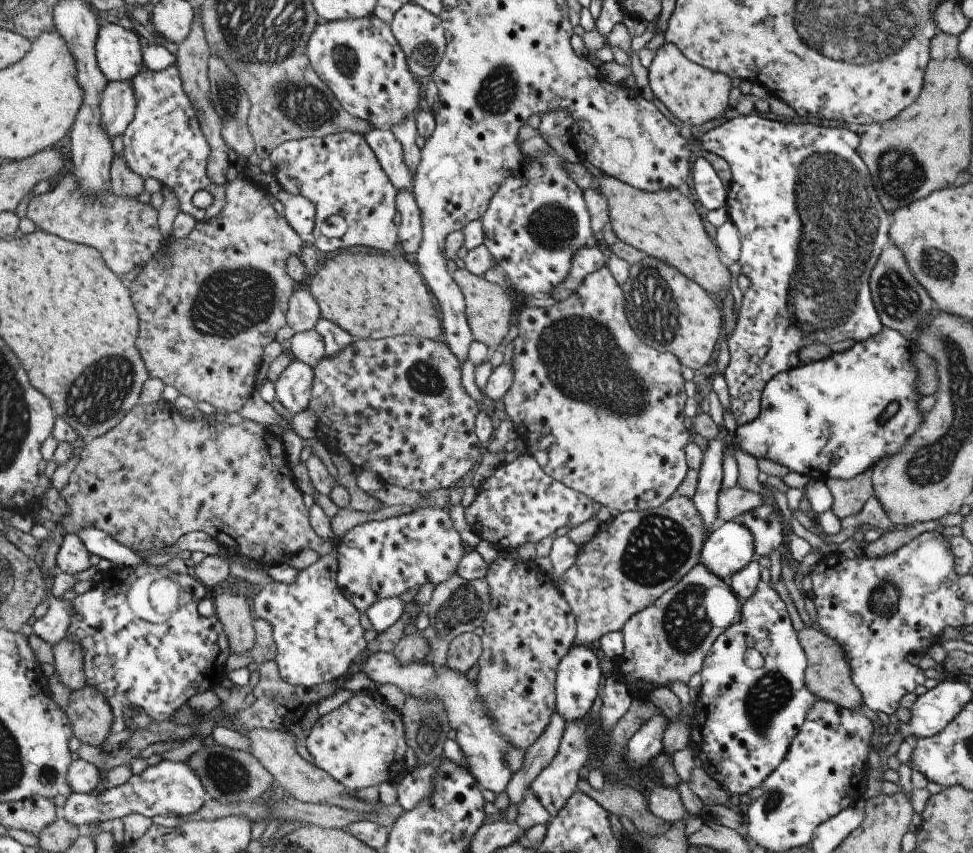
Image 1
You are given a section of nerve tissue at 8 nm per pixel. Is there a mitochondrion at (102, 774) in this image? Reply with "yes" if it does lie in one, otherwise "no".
no

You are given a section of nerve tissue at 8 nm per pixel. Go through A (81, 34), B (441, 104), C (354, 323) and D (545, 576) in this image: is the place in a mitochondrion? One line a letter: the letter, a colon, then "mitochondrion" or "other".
A: other
B: other
C: other
D: other

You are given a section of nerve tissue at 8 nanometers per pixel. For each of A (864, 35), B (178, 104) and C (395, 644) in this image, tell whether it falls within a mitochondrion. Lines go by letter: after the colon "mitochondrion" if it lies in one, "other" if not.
A: mitochondrion
B: other
C: other

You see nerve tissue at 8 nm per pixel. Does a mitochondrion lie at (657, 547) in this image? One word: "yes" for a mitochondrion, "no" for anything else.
yes

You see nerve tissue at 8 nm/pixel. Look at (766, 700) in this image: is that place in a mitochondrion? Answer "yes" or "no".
yes

